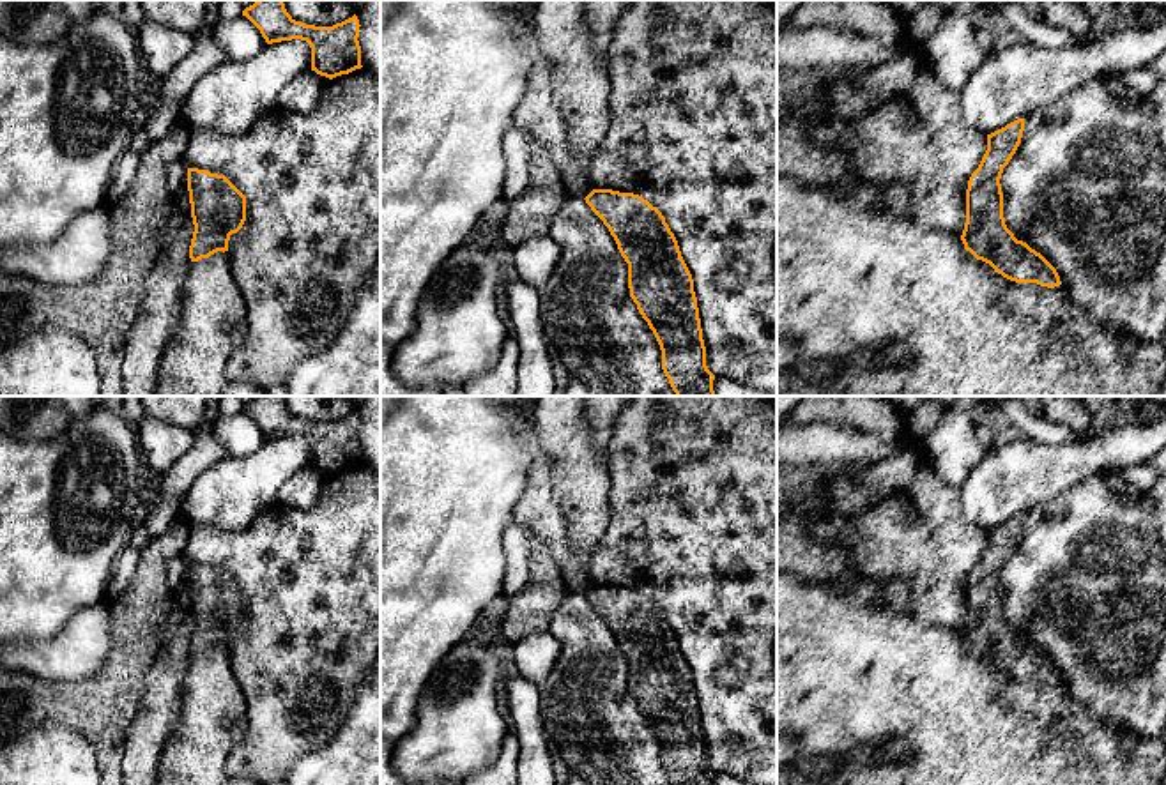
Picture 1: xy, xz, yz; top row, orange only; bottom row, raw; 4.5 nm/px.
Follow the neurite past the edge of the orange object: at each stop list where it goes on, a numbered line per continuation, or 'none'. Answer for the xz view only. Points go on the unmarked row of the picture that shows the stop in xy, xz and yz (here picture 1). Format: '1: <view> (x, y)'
none

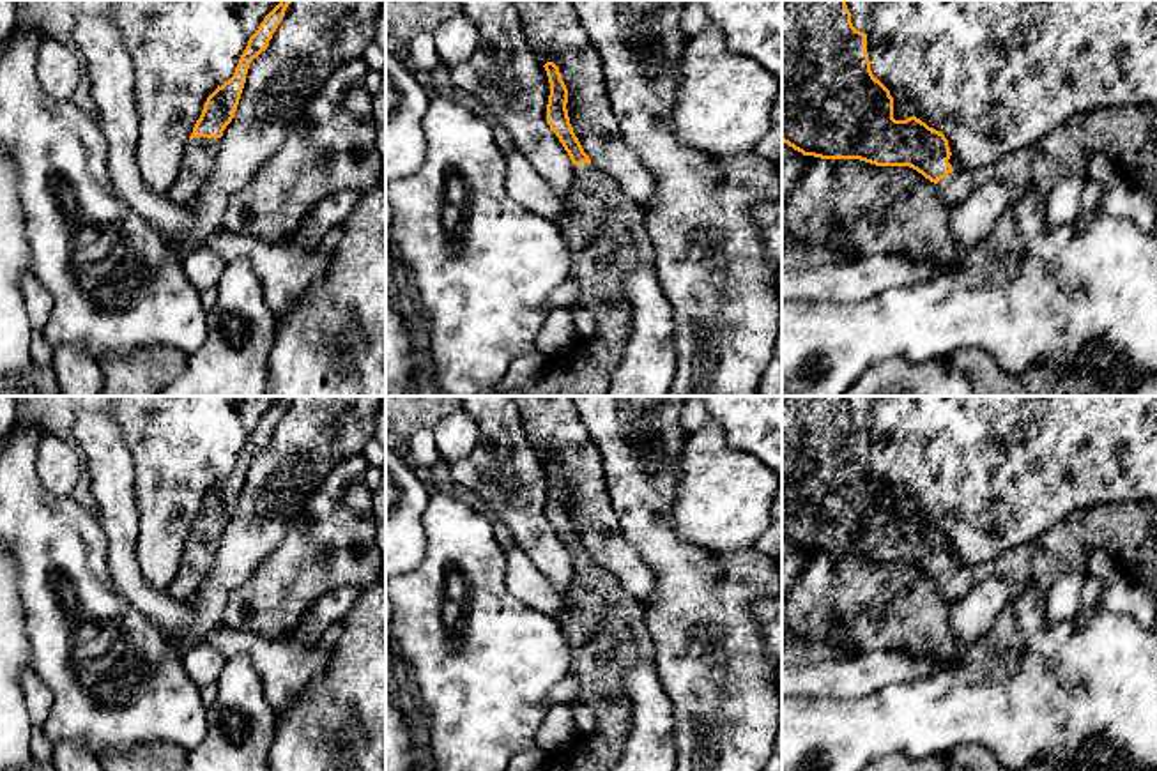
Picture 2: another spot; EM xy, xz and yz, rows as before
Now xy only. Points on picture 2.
1: xy (200, 550)

